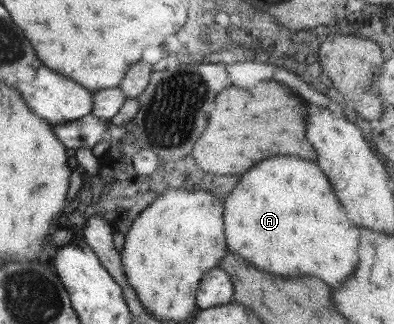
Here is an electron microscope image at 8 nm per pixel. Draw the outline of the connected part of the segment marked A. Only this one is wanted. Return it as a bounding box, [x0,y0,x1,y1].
[222,156,359,288]

